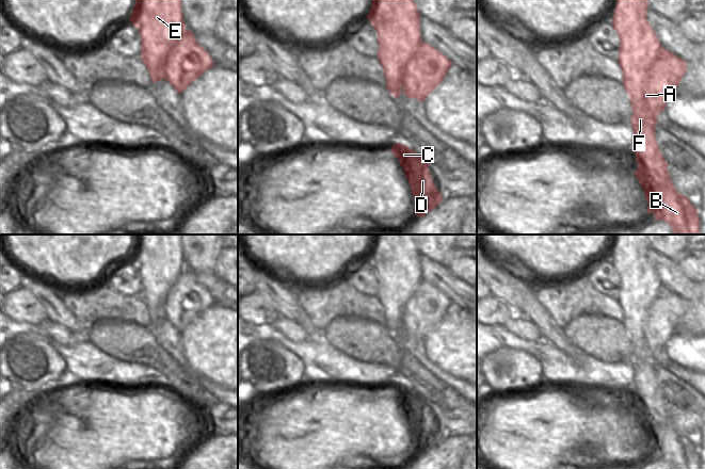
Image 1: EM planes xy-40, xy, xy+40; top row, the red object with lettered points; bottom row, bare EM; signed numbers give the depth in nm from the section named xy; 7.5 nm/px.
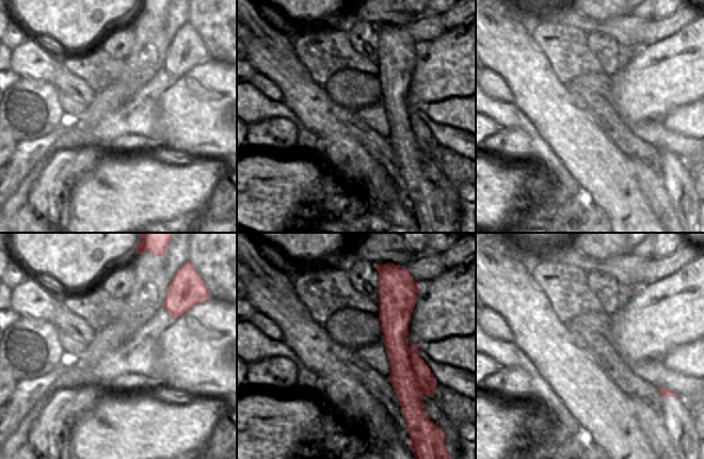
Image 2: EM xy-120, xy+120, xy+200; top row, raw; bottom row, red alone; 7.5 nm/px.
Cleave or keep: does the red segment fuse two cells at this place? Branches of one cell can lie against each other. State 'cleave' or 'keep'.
cleave

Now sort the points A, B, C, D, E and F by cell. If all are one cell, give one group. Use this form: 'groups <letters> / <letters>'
groups A / B C D E F

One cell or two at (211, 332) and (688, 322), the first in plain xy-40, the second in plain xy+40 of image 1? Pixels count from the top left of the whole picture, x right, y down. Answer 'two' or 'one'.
two

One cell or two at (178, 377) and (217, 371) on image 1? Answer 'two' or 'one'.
two

